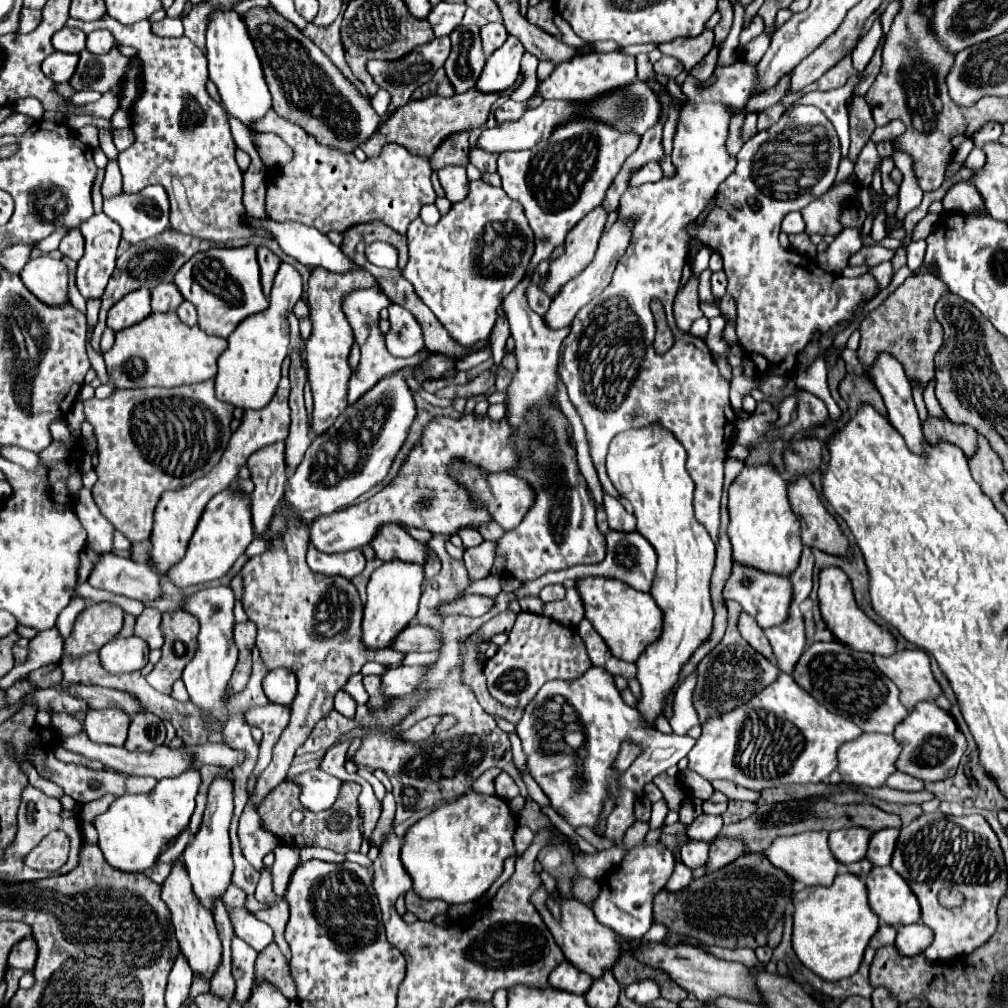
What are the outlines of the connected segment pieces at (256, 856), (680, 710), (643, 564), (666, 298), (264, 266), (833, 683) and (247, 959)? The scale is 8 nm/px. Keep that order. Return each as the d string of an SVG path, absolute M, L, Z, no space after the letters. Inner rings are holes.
M246 804L244 814L240 816L240 822L238 822L238 840L240 840L242 854L246 856L246 860L256 870L264 868L262 858L278 846L276 838L272 838L264 830L260 830L258 812L256 812L256 808L252 804Z
M696 670L686 676L676 694L674 694L674 702L672 702L672 716L668 718L672 730L676 734L686 734L692 726L698 726L700 720L698 720L698 712L692 704L692 692L694 692L694 686L696 686Z
M608 532L606 536L606 542L608 542L608 554L604 558L604 562L600 564L592 564L592 566L574 566L574 568L568 568L568 570L562 570L562 572L548 572L532 582L526 582L526 588L520 588L516 594L518 598L524 598L528 594L536 594L546 586L546 584L562 584L564 580L572 578L572 580L578 580L582 576L606 576L606 578L616 578L616 580L622 580L624 584L632 586L634 590L640 590L640 592L648 592L650 586L652 586L652 578L654 578L654 570L656 570L656 552L652 550L650 542L646 538L640 538L638 532L632 532L632 534L624 534L624 532Z
M740 60L730 68L718 68L714 76L716 84L704 92L698 90L698 80L690 76L682 84L682 92L690 100L682 106L680 124L674 136L672 162L678 168L676 178L632 186L622 194L620 218L638 218L630 246L618 260L610 286L576 314L572 330L564 340L562 364L558 368L568 388L568 396L586 426L590 454L602 488L618 498L626 512L632 514L632 504L616 492L606 474L608 446L610 440L624 430L660 424L676 436L688 454L686 470L696 484L694 512L698 522L706 526L714 544L718 544L724 460L736 430L736 414L730 406L728 382L720 376L706 342L682 332L672 314L692 240L688 226L716 196L720 182L736 168L736 158L726 152L728 122L732 116L724 104L736 108L746 106L752 82L756 82L756 68ZM652 298L658 298L664 304L674 334L674 346L664 356L658 356L652 348L656 330L654 316L650 314Z
M260 246L258 248L258 264L260 264L260 272L262 272L262 290L268 296L272 282L274 282L274 276L276 276L278 266L280 266L280 258L272 250Z
M836 640L816 642L806 648L796 662L792 676L824 708L852 720L856 726L862 728L862 732L892 734L896 724L900 724L900 720L904 720L908 714L908 710L898 700L898 686L894 686L890 678L884 678L884 674L876 670L872 656L866 652L856 652Z
M240 938L232 940L232 974L236 980L234 1000L244 1004L254 984L254 966L258 953Z

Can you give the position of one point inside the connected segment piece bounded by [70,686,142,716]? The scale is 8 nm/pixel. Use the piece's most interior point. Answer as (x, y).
(95, 697)

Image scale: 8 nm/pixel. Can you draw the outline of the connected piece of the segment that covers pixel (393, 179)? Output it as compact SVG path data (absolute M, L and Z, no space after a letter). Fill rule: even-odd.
M274 110L260 122L260 130L280 136L294 148L294 160L280 166L278 174L268 178L266 214L276 222L300 222L328 234L330 230L344 232L356 224L382 220L398 234L406 234L408 224L418 218L420 208L436 200L430 184L430 160L412 156L398 144L386 144L380 156L360 162L354 154L340 154L338 150L320 146L300 126L286 122Z

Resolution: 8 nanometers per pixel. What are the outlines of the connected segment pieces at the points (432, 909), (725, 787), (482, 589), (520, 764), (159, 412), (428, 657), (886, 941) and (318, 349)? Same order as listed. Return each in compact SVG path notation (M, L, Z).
M414 890L406 892L406 908L408 912L416 914L418 920L432 920L436 914L446 914L448 912L448 904L444 900L424 900L420 898Z
M716 780L716 782L714 782L714 788L720 790L720 792L724 792L730 800L750 800L750 802L756 802L756 800L760 798L758 792L746 790L746 788L736 786L736 784L728 782L728 780Z
M490 574L488 577L472 583L460 596L478 594L494 597L499 594L501 590L501 576Z
M508 733L509 740L511 742L511 750L513 755L513 762L516 768L522 772L529 773L527 767L527 758L522 749L521 740L515 733Z
M200 382L178 388L140 388L140 390L114 390L106 400L86 400L86 420L94 426L98 438L98 482L92 488L92 498L98 510L122 532L130 542L148 540L152 532L152 516L162 492L176 490L192 484L218 464L230 440L232 406L214 396L214 382Z
M432 652L432 654L408 654L406 658L404 658L404 666L412 666L412 664L424 664L424 666L428 666L430 662L436 662L438 660L438 654L436 652Z
M880 924L880 928L876 930L876 934L872 936L868 946L874 950L880 946L890 946L890 944L894 944L894 938L896 938L896 928L888 926L888 924Z
M314 268L310 276L308 306L310 306L310 320L312 320L312 336L306 342L306 370L308 370L310 388L312 388L312 398L314 398L310 428L316 436L324 434L348 406L346 392L348 392L348 378L352 376L352 370L348 366L348 354L354 344L354 334L342 312L340 302L344 294L352 290L368 288L374 284L376 280L366 270L360 270L360 274L332 274L332 272Z

